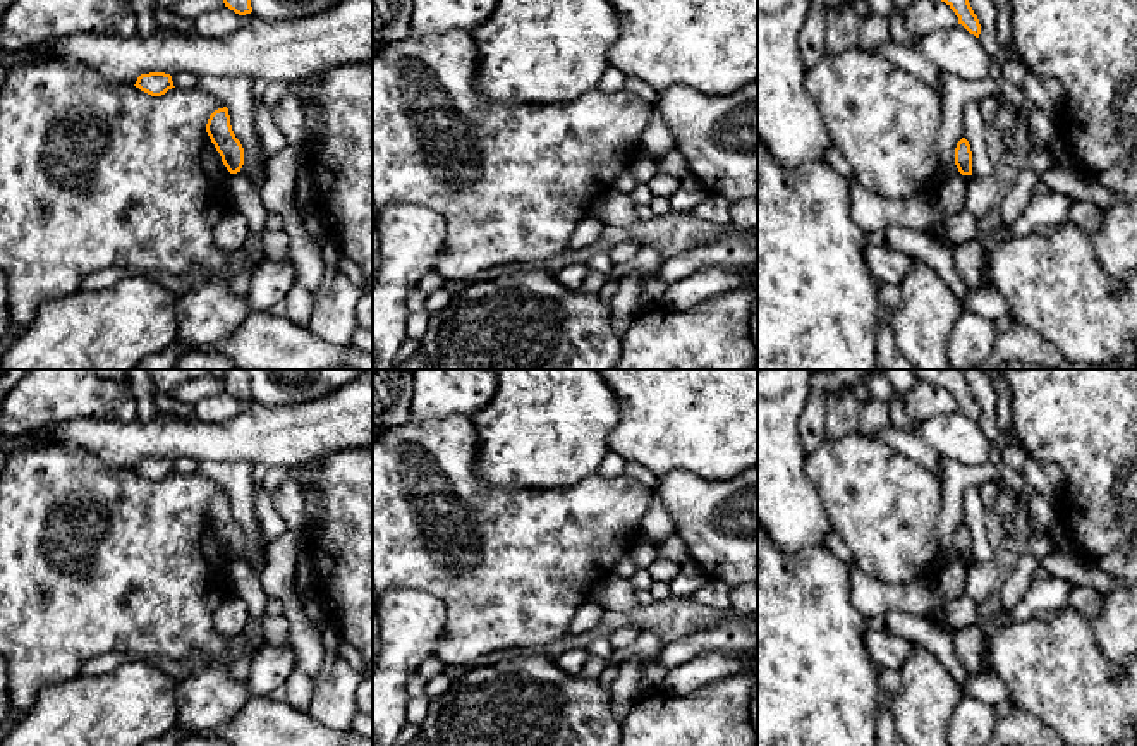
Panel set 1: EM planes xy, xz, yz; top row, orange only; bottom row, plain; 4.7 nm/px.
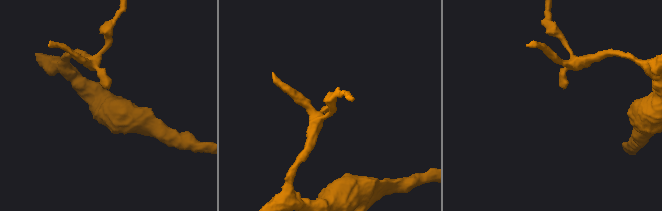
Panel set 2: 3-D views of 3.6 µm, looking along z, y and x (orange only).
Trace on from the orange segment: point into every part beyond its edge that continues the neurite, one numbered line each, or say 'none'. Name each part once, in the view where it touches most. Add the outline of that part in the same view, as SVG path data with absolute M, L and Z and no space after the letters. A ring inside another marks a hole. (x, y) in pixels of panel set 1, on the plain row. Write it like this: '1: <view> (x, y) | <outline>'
none

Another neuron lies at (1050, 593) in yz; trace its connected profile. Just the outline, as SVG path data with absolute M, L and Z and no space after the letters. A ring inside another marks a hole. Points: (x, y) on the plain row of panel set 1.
M1053 576L1034 579L1025 596L1012 610L1010 624L1029 621L1036 617L1039 610L1061 608L1068 600L1072 586L1070 581Z

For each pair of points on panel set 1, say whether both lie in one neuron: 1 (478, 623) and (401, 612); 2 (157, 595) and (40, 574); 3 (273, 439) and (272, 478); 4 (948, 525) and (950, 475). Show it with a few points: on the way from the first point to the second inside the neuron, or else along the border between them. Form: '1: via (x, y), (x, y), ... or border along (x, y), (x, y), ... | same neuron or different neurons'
1: border along (418, 588), (445, 607), (433, 654) | different neurons
2: via (127, 580), (93, 580), (86, 585), (69, 578) | same neuron
3: border along (268, 466), (284, 466), (287, 470) | different neurons
4: via (952, 513), (952, 487) | same neuron

